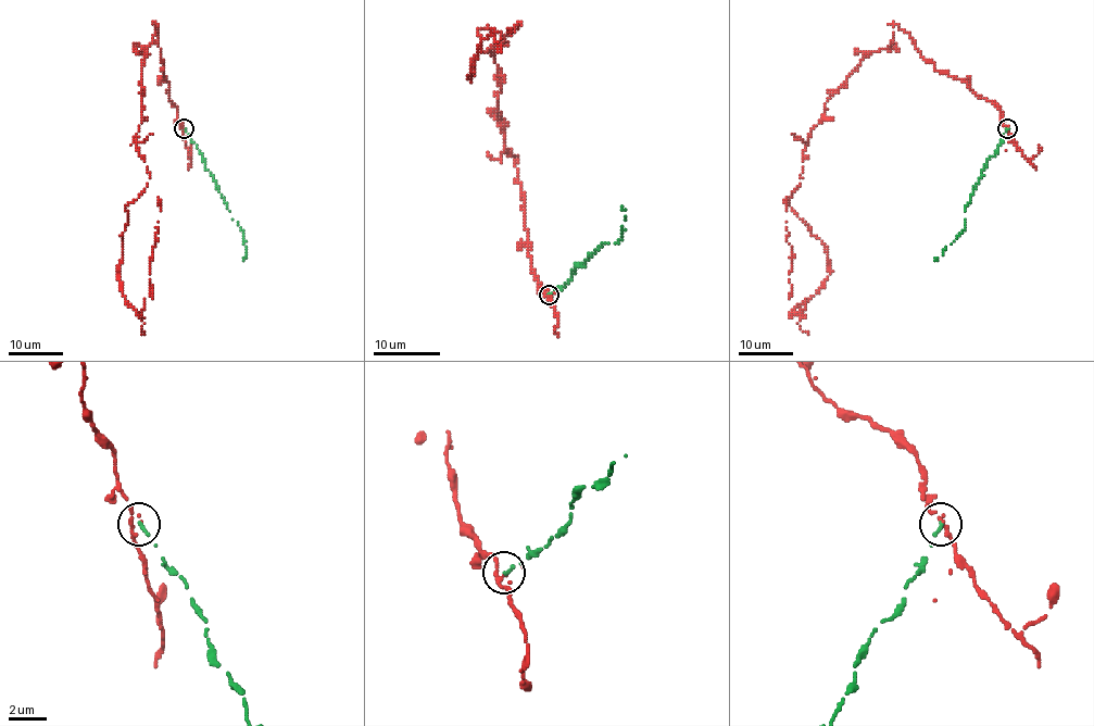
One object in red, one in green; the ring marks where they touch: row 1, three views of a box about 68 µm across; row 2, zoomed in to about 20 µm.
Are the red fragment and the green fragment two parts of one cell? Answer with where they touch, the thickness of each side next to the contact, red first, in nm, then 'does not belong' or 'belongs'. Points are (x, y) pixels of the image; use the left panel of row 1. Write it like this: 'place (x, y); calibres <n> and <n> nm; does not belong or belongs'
place (184, 128); calibres 100 and 200 nm; does not belong

